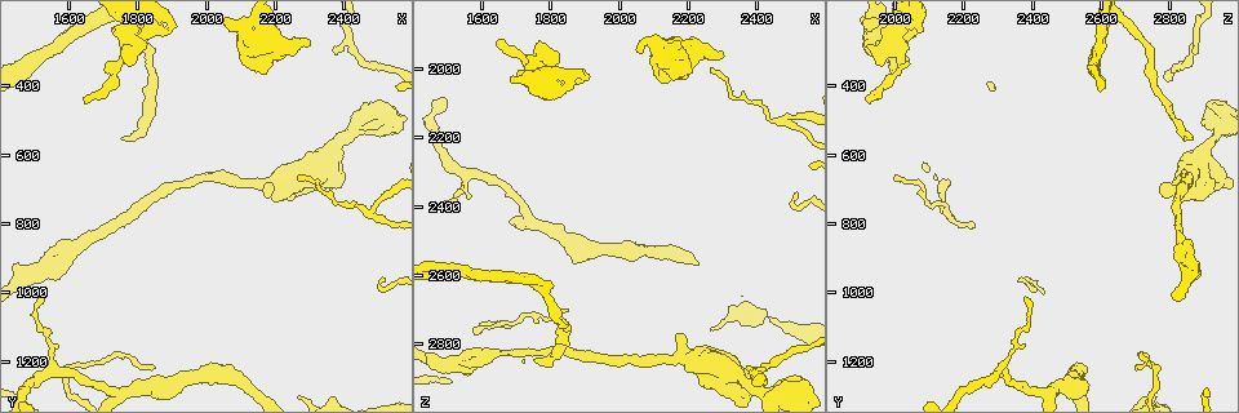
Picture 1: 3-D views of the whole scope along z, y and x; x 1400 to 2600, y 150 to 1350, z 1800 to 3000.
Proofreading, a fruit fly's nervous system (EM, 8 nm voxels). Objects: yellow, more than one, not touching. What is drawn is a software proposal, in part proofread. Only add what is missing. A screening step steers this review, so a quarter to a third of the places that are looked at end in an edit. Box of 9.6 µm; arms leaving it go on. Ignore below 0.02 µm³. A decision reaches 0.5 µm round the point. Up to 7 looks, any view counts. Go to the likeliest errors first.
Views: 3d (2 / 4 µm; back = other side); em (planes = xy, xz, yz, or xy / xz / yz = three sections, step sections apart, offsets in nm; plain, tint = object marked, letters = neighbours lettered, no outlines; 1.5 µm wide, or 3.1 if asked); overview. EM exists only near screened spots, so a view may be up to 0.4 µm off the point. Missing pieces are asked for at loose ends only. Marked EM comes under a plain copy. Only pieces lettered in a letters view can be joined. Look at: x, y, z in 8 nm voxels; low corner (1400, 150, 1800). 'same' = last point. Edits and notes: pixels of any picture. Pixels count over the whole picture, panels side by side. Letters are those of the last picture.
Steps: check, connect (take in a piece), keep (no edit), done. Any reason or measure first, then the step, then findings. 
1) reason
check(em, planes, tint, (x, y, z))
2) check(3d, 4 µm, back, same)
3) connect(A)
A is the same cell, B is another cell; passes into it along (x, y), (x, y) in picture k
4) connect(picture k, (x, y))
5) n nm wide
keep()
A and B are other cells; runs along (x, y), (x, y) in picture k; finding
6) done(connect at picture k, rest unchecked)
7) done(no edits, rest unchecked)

tapers out
check(em, xz, step 8, letters, (1760, 560, 2850))

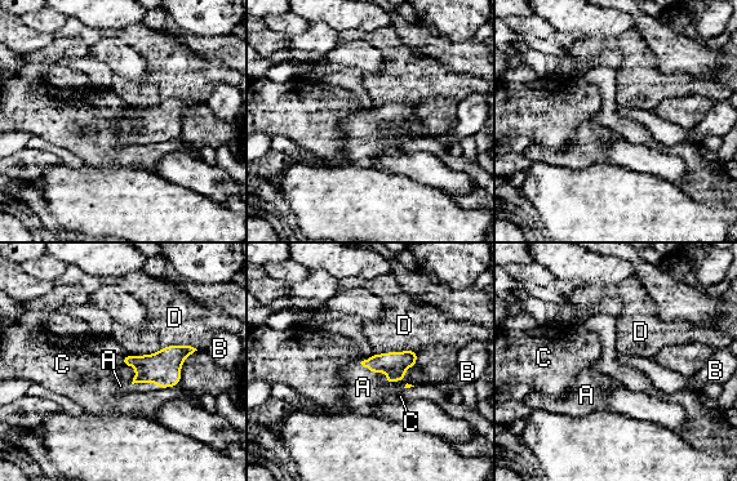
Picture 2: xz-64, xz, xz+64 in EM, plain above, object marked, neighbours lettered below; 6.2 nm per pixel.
D touches over 440 nm
connect(A)
A is the same cell, B, C and D are other cells; the neuron continues

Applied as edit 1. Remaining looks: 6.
branch stops here
check(em, xy, step 8, letters, (2300, 290, 1960))

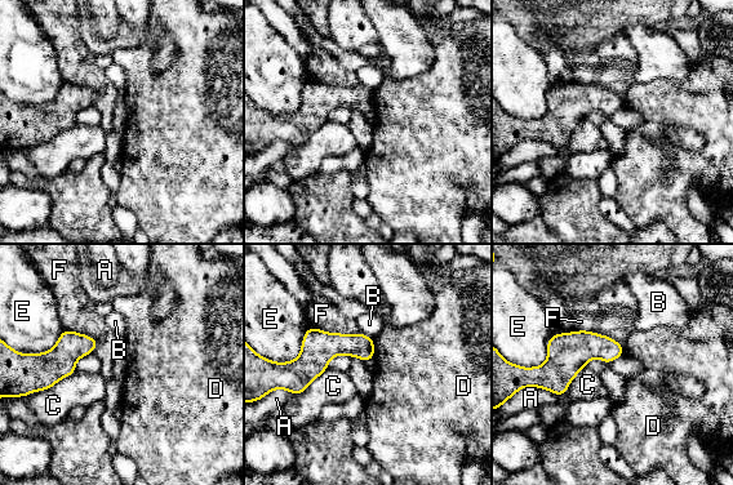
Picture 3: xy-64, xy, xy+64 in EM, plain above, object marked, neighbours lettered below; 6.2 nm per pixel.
F touches over 320 nm
keep()
A, B, C, D, E and F are other cells; border along (310, 325), (328, 332), (359, 332) in picture 3; none of them fits

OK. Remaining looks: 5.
check(em, planes, tint, (2450, 530, 2910))

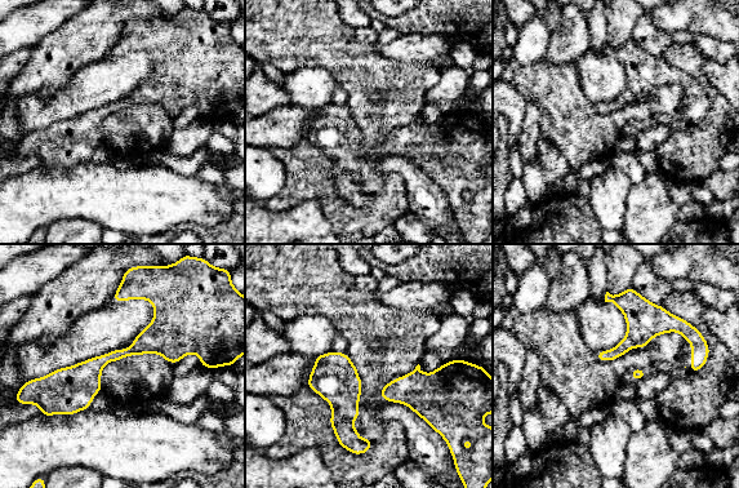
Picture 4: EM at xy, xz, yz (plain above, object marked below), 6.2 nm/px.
see the neighbours
check(em, planes, letters, same)

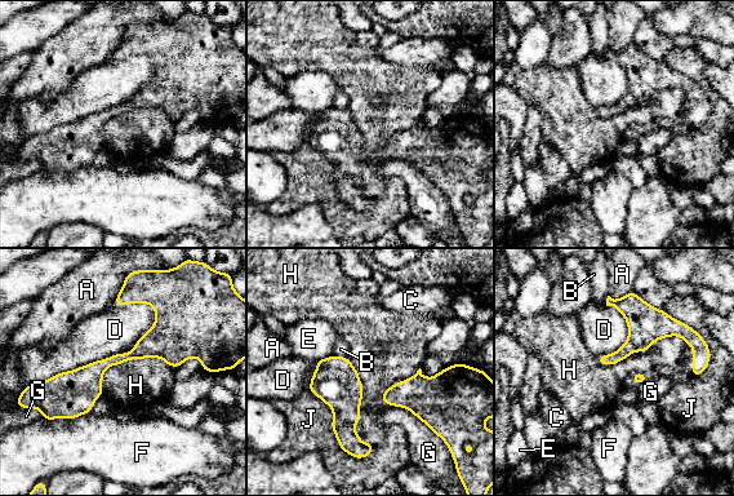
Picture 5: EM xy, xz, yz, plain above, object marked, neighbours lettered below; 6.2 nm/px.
keep()
A, B, C, D, E, F, G, H and J are other cells; runs along (185, 336), (105, 363), (63, 412) in picture 5; none of them fits

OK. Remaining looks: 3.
done(connect at picture 2, rest unchecked)

